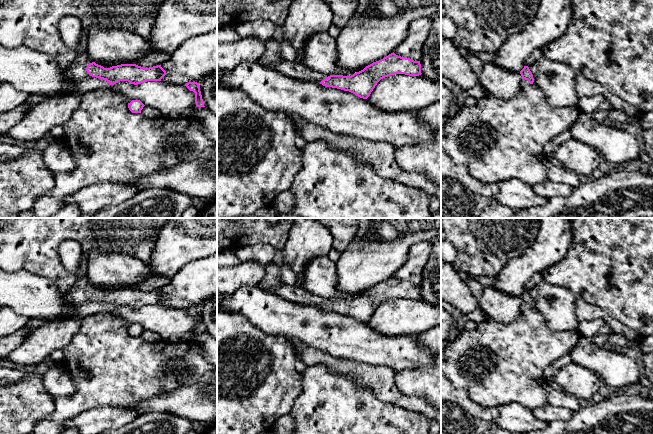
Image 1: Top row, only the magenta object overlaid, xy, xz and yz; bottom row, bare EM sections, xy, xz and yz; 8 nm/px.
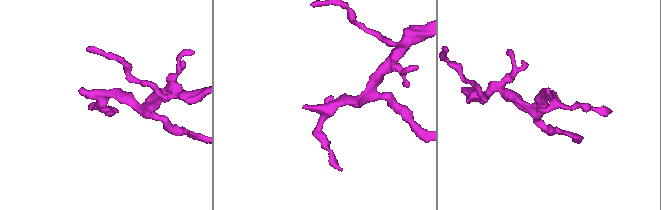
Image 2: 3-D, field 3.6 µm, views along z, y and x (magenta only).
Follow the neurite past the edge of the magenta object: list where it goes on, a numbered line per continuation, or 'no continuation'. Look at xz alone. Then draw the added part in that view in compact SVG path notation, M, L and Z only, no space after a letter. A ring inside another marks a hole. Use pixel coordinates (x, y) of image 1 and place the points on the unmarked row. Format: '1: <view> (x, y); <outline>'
1: xz (297, 294); M300 283L294 286L283 284L281 286L270 288L267 291L274 295L280 296L281 298L289 302L294 302L306 306L320 307L322 304L328 301L327 299L310 294L300 285Z

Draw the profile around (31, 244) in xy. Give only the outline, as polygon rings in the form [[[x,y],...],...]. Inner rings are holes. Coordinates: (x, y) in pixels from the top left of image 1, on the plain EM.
[[[0,218],[0,269],[8,273],[24,270],[46,277],[65,295],[78,279],[87,276],[87,258],[91,250],[130,255],[149,265],[158,234],[167,220],[168,218]],[[66,239],[77,241],[82,248],[83,257],[75,273],[67,271],[60,260],[58,247]]]

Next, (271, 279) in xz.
[[[269,263],[266,266],[266,273],[263,279],[259,282],[258,286],[262,287],[265,290],[268,290],[273,287],[283,285],[280,280],[281,266],[278,266],[274,263]]]

